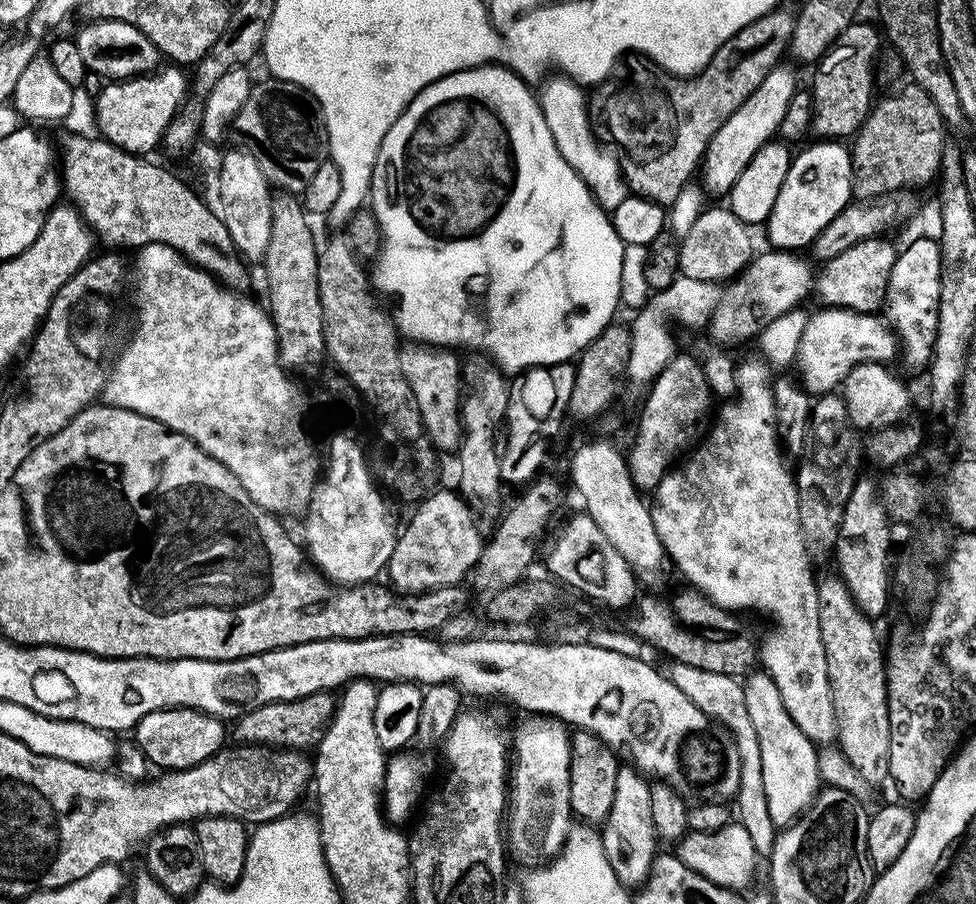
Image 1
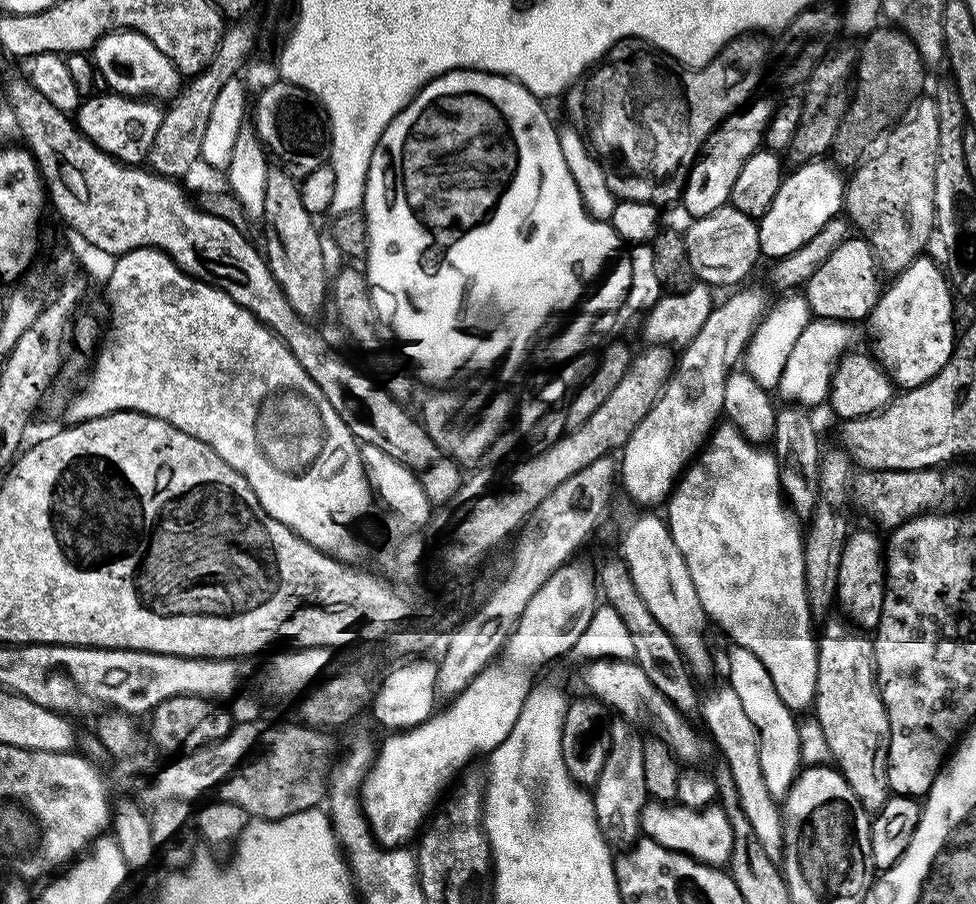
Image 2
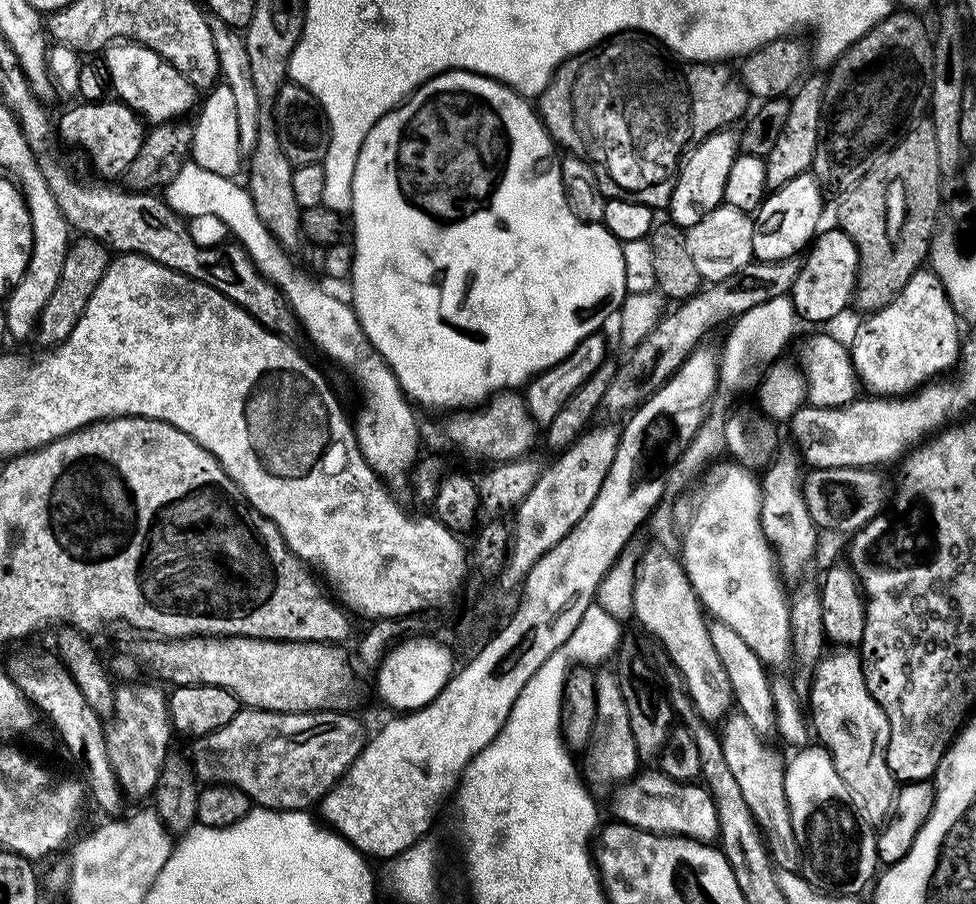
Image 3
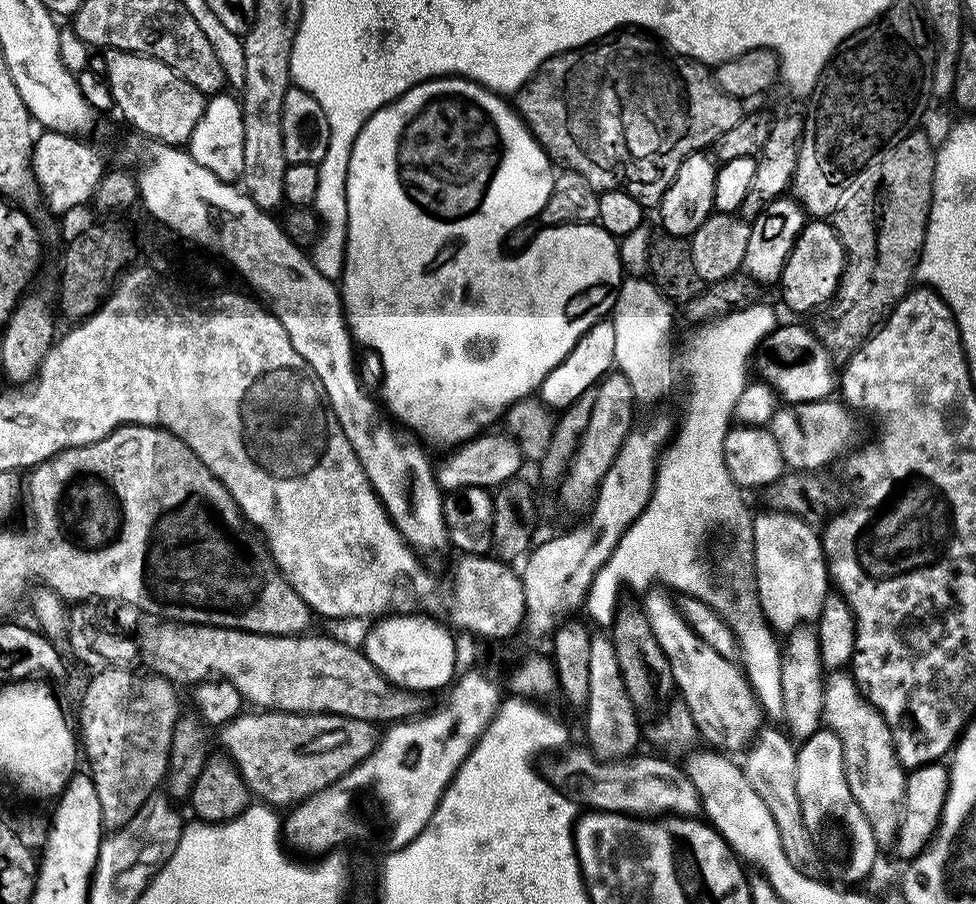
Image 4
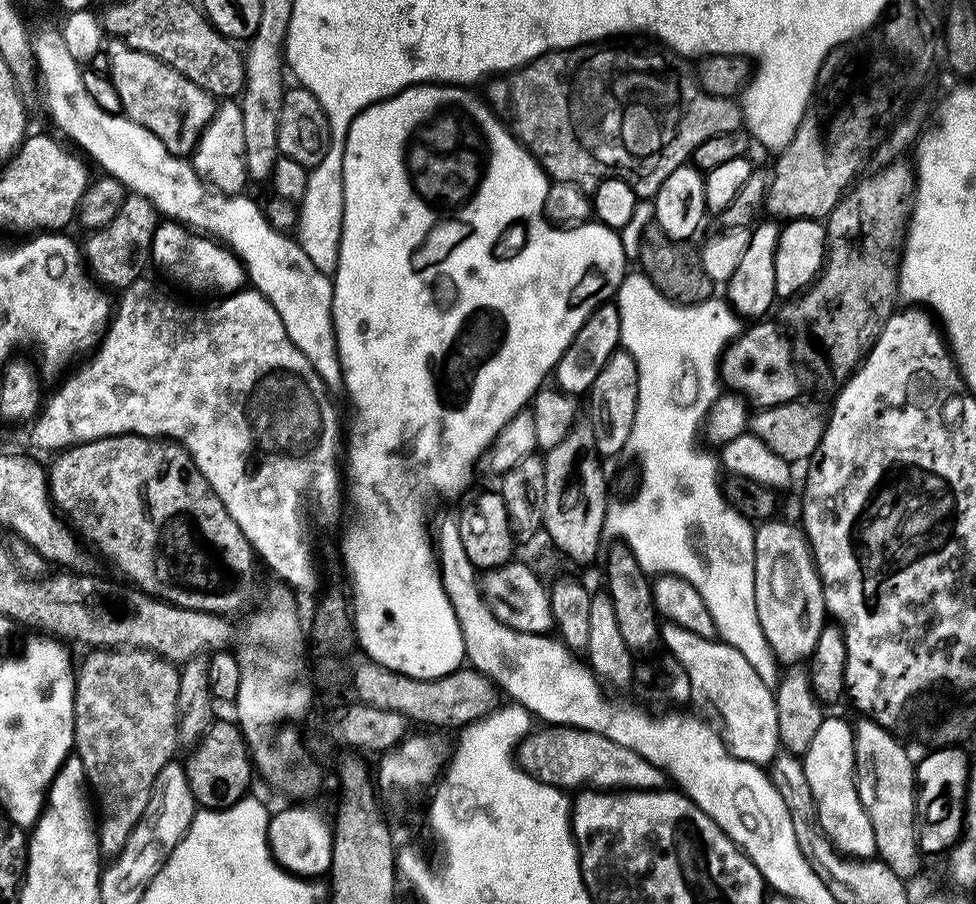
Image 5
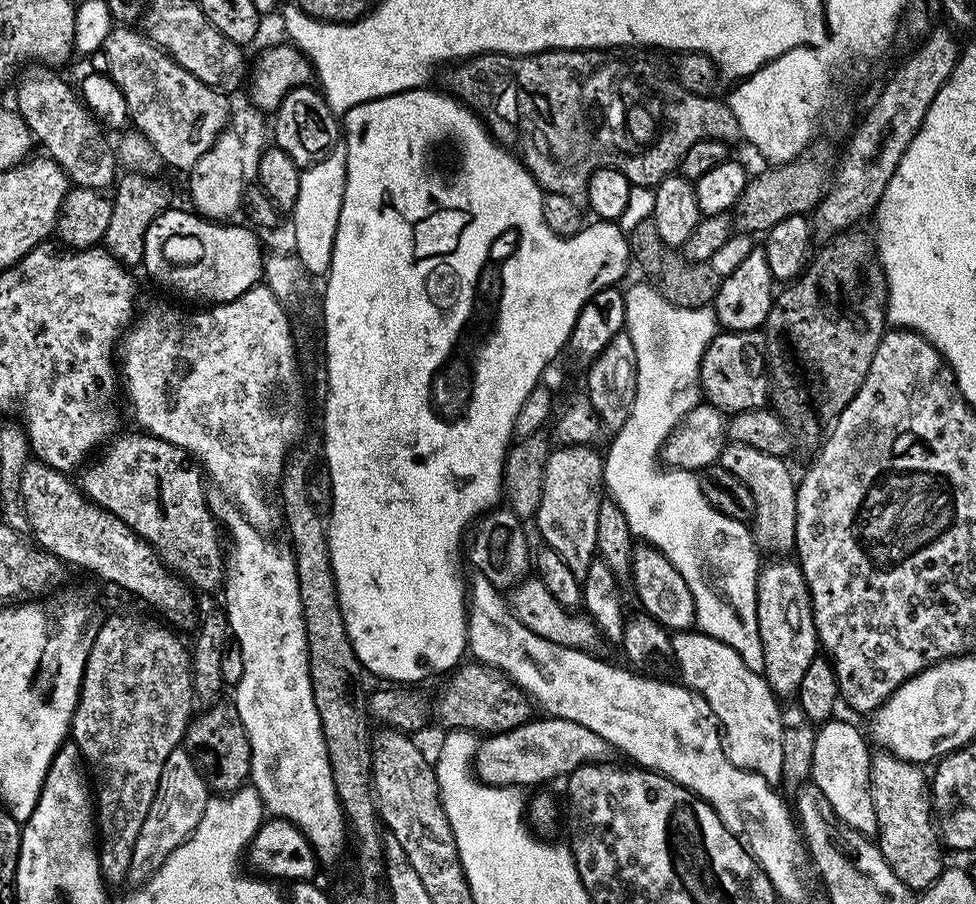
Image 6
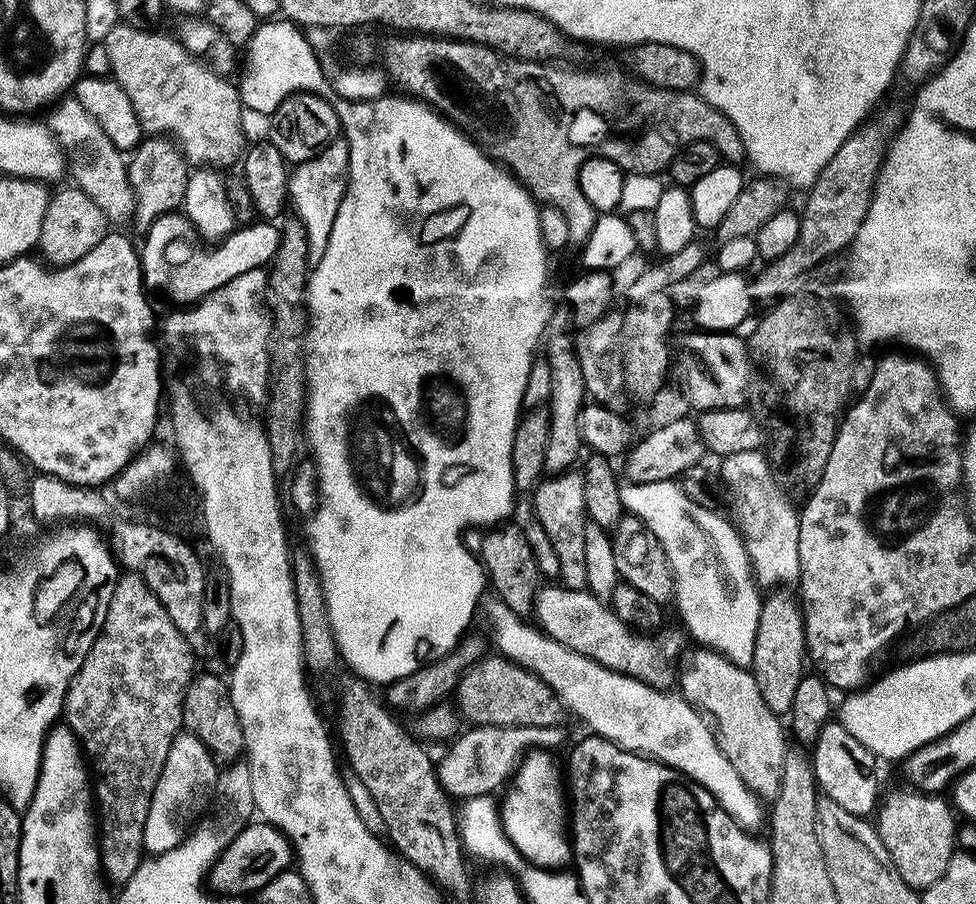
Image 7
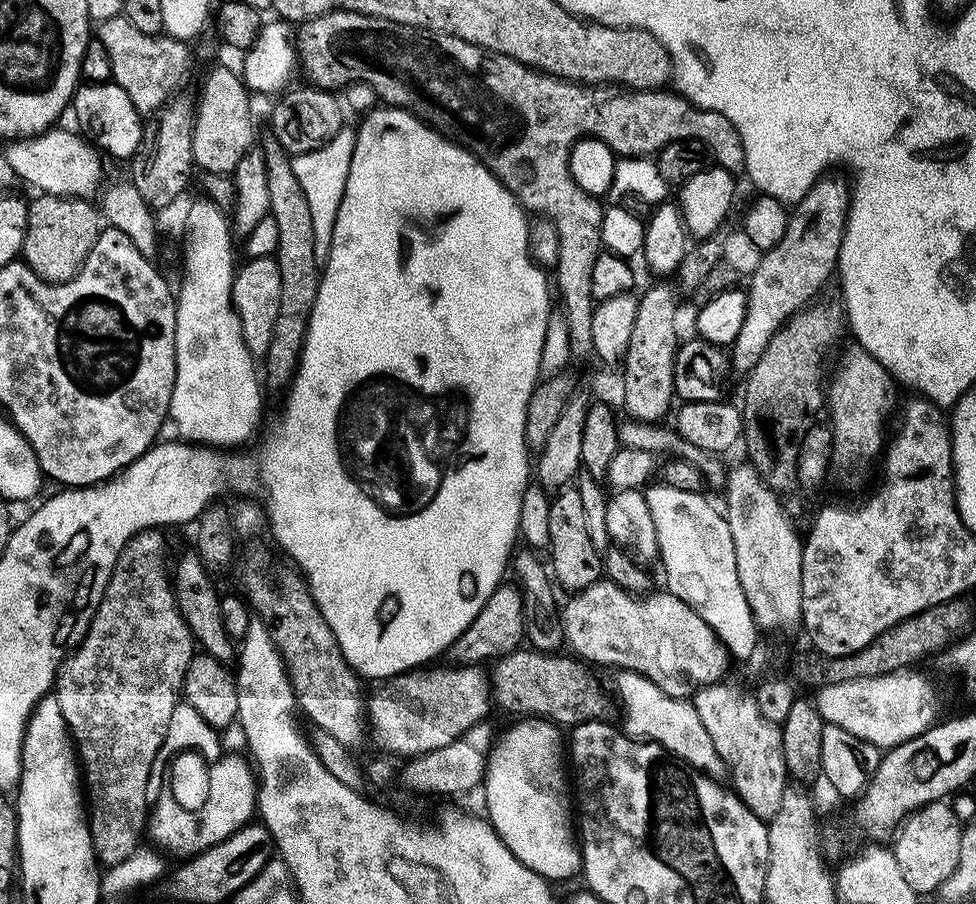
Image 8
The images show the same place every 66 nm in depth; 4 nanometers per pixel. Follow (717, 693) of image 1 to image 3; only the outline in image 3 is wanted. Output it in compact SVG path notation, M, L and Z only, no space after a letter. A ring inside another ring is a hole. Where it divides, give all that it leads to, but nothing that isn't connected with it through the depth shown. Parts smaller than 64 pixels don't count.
M732 714L723 723L724 732L720 736L720 745L726 754L726 766L730 766L730 774L738 782L738 790L742 790L742 798L746 798L746 806L752 811L752 818L762 829L763 839L771 855L772 863L782 871L797 871L802 860L802 849L796 840L791 825L790 810L786 802L784 789L785 761L772 748L764 745L762 737L756 733L749 717L744 714Z

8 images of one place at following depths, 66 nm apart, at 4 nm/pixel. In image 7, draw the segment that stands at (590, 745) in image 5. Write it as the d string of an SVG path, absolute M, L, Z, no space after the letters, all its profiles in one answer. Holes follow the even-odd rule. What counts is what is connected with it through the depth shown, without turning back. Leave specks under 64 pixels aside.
M481 724L469 727L469 729L469 732L461 731L447 745L448 753L436 764L436 777L440 779L440 785L444 791L453 798L487 796L495 793L495 788L502 787L503 789L515 777L520 761L529 752L533 749L556 750L556 747L564 740L563 731L565 730L560 726L503 728L493 724Z

